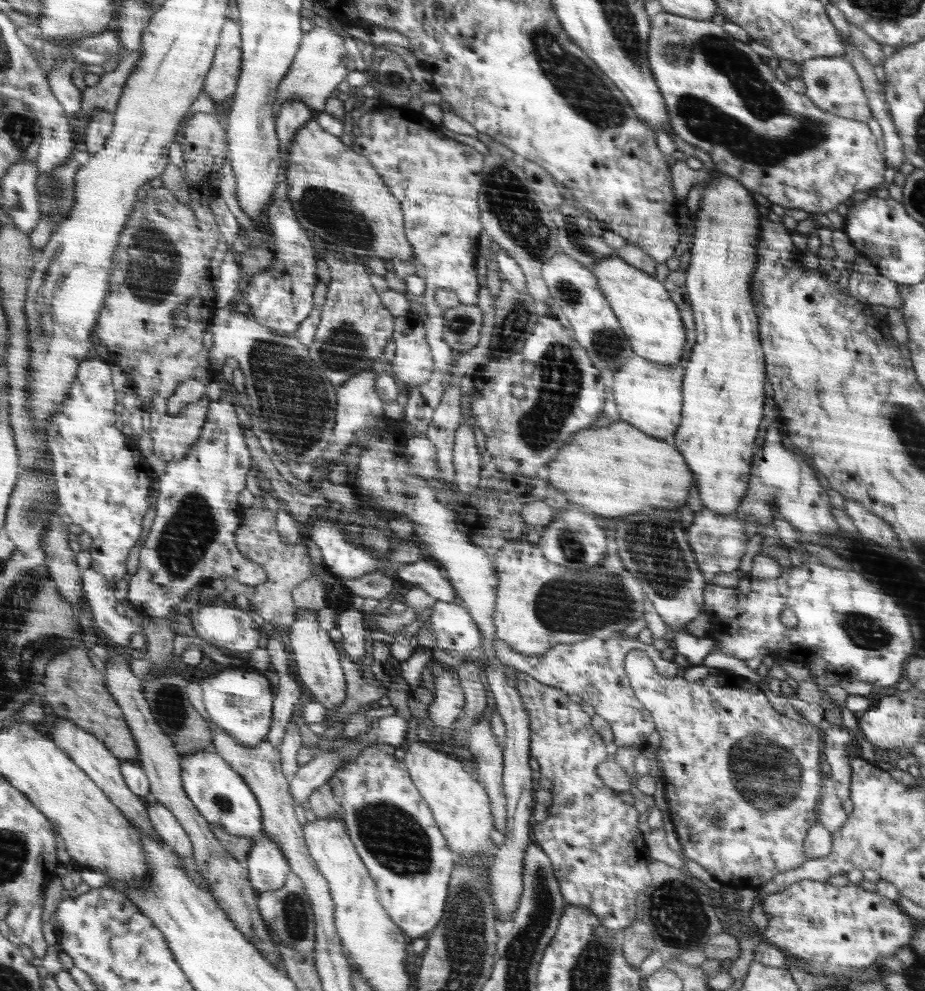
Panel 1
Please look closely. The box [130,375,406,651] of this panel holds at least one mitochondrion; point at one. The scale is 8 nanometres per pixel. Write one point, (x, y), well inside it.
(183, 541)

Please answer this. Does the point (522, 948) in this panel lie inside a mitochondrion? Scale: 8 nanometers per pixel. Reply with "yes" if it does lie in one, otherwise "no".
yes

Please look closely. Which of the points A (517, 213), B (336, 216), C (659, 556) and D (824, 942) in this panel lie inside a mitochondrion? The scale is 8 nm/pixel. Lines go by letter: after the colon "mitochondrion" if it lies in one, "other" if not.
A: mitochondrion
B: mitochondrion
C: mitochondrion
D: other

